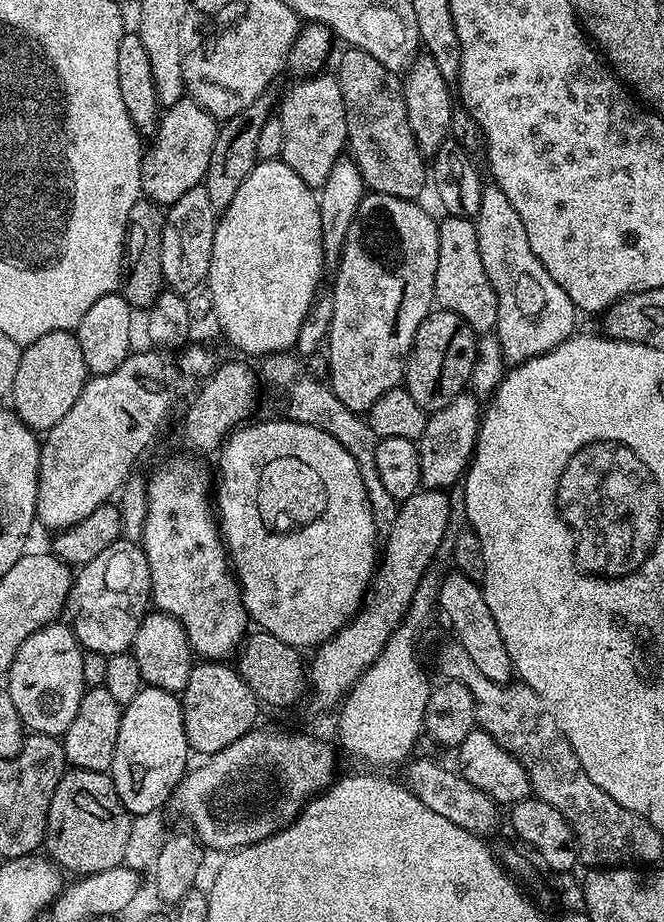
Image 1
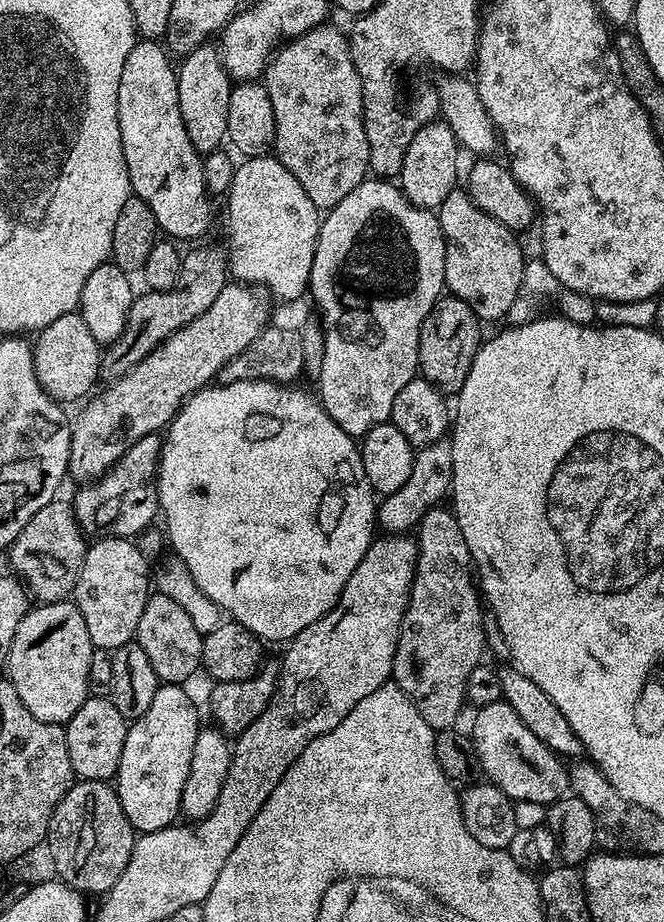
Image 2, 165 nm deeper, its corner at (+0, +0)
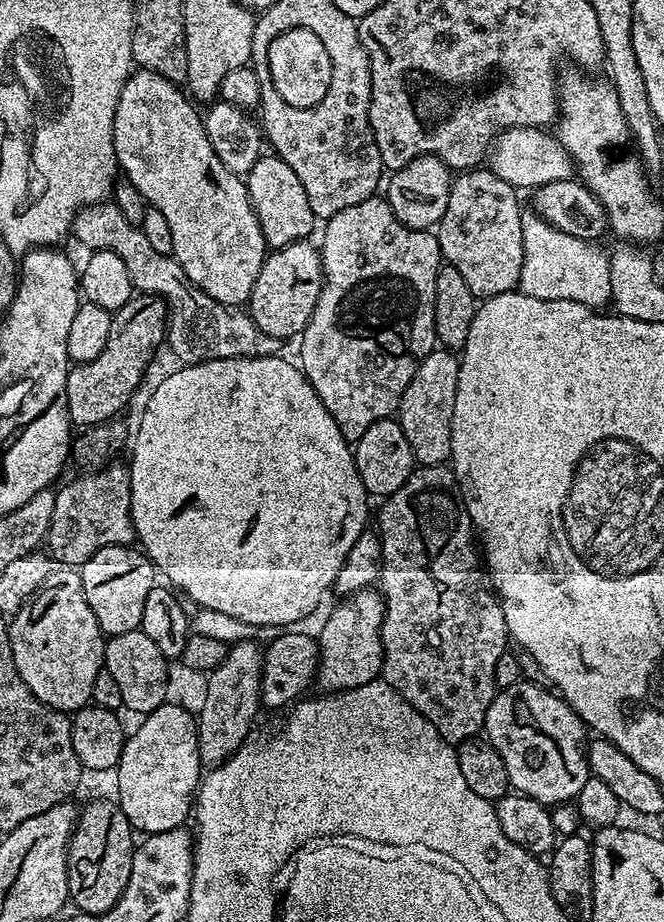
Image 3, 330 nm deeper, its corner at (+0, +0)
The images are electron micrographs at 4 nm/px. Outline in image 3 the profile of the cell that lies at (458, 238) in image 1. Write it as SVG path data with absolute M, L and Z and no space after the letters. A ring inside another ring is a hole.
M481 166L471 170L464 170L453 179L452 189L446 202L446 214L442 214L434 235L440 243L441 257L462 274L466 286L478 298L487 298L506 294L513 291L520 283L522 274L522 205L517 189L511 188L498 174L494 174L487 167Z

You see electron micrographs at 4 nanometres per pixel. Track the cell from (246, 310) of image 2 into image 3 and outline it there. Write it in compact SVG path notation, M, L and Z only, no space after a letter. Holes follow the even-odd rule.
M295 240L265 255L262 270L258 270L258 278L248 295L246 311L258 330L281 342L287 341L287 336L299 337L310 322L310 314L314 314L322 284L319 247L308 240Z

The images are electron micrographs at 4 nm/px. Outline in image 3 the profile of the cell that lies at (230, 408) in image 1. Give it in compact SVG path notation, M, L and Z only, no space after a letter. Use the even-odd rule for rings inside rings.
M109 462L95 470L85 471L84 476L72 480L69 484L61 483L55 493L53 518L46 539L46 548L51 559L60 566L79 566L85 564L92 553L115 544L131 545L136 540L136 531L132 525L132 511L130 510L130 478L128 469L122 463Z

